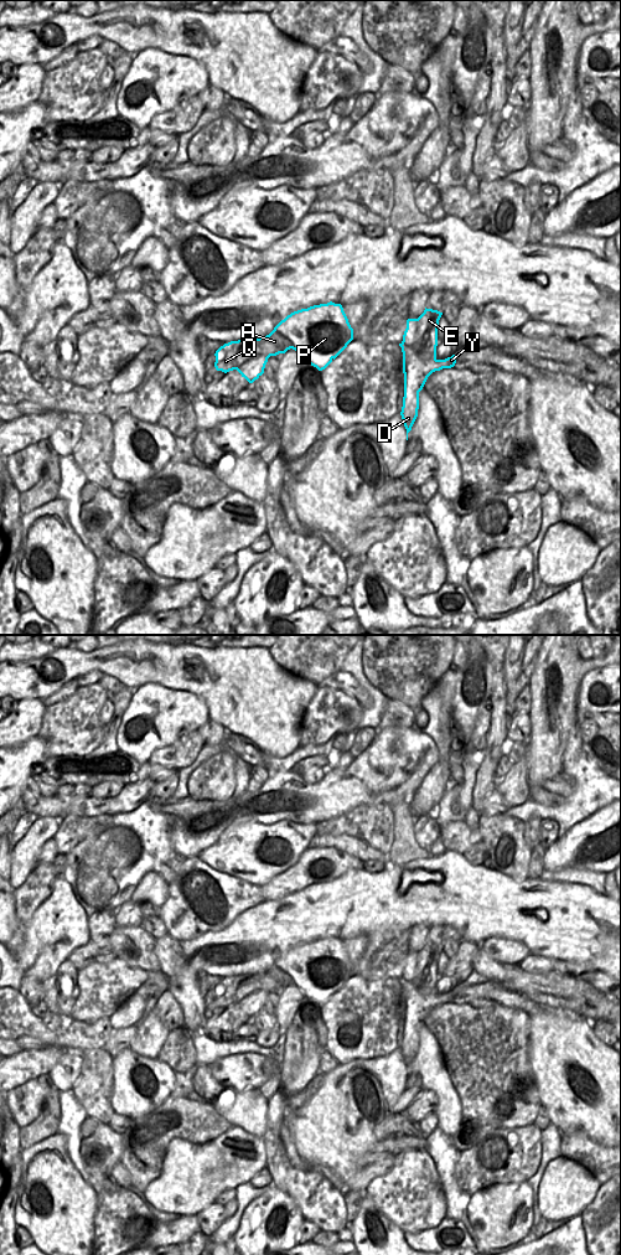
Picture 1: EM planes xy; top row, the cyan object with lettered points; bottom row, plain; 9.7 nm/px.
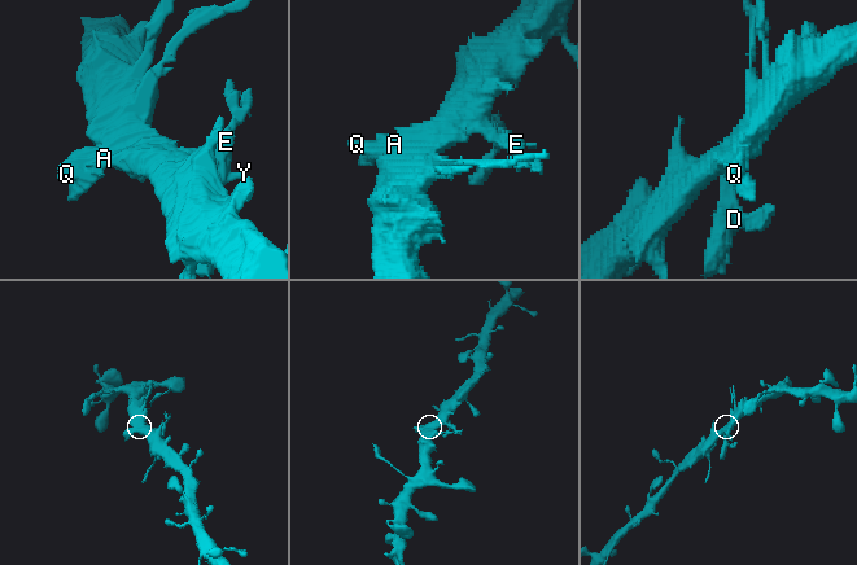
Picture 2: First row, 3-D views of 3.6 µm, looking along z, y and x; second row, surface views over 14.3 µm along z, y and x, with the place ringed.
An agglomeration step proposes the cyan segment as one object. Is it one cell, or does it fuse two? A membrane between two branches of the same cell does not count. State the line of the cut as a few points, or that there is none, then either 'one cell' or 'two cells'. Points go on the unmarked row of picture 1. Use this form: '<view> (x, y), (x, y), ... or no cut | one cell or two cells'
xy (418, 954), (417, 972), (407, 981) | two cells

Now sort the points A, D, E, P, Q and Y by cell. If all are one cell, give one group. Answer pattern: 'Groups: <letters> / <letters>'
Groups: A P Q / D E Y.

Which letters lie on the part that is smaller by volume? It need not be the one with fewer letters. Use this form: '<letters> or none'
D, E, Y.

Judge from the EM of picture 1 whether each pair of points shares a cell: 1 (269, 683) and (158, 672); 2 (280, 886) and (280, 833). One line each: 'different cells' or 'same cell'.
1: same cell
2: different cells

